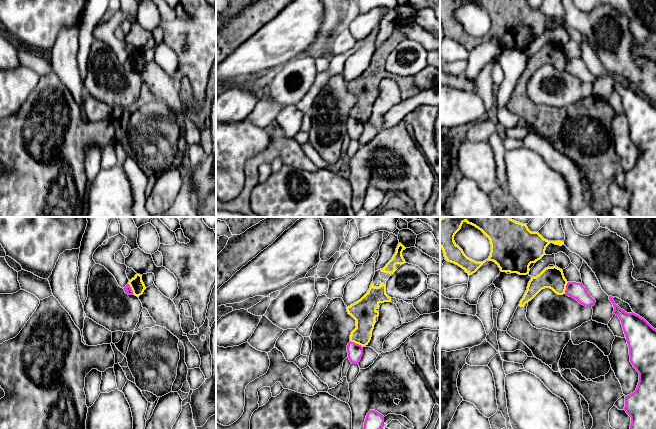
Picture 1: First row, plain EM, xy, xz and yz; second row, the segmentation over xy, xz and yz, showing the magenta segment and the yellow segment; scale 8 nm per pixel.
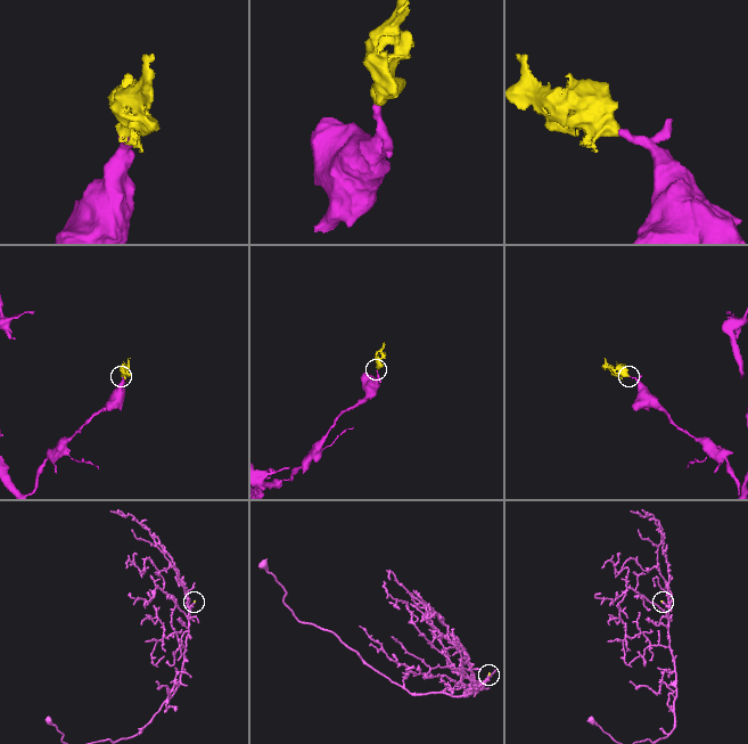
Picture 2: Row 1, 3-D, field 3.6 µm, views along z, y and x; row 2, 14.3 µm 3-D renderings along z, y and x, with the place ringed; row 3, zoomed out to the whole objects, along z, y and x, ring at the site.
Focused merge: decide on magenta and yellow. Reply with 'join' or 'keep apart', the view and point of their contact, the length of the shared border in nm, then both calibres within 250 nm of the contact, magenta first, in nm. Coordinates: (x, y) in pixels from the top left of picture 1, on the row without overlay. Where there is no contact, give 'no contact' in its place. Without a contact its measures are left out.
keep apart; contact xz (355, 119); length 120 nm; calibres 130 and 180 nm

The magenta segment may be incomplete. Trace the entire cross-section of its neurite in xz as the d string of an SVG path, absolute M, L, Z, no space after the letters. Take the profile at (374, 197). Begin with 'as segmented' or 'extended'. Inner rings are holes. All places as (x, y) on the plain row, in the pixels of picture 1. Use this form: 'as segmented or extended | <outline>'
as segmented | M370 186L365 194L363 209L375 211L383 204L384 192L375 186Z

